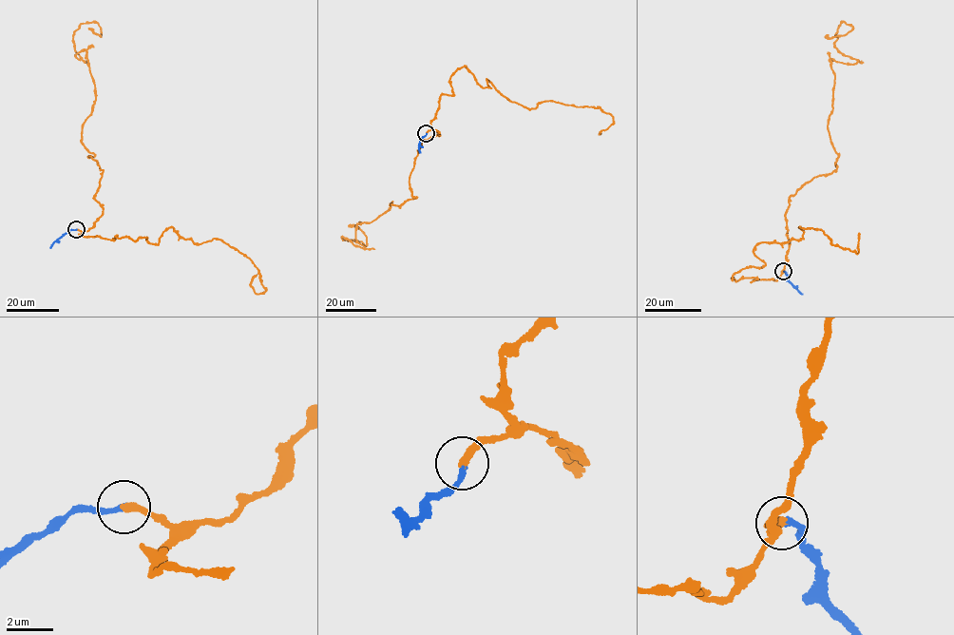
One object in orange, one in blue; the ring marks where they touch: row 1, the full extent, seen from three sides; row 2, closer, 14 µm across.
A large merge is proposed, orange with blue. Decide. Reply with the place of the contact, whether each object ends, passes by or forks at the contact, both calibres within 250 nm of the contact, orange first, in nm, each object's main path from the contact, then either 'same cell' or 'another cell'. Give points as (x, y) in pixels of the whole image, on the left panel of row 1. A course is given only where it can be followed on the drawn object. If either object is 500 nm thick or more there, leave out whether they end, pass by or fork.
(76, 229) | orange ends | blue ends | 320/200 nm | orange via (76, 229), (103, 213), (103, 171), (82, 142), (94, 83), (73, 41), (82, 23), (100, 36), (88, 28) | blue via (76, 229), (70, 230), (49, 248) | same cell

